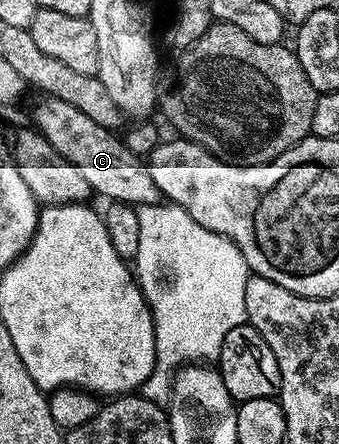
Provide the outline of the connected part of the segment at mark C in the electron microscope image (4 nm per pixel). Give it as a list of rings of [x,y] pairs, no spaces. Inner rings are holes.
[[[47,95],[39,99],[32,109],[33,126],[64,159],[73,163],[97,196],[100,194],[105,200],[135,206],[157,205],[161,202],[160,192],[157,184],[150,178],[147,164],[130,151],[113,130],[99,126],[94,119],[90,119],[65,100]]]

